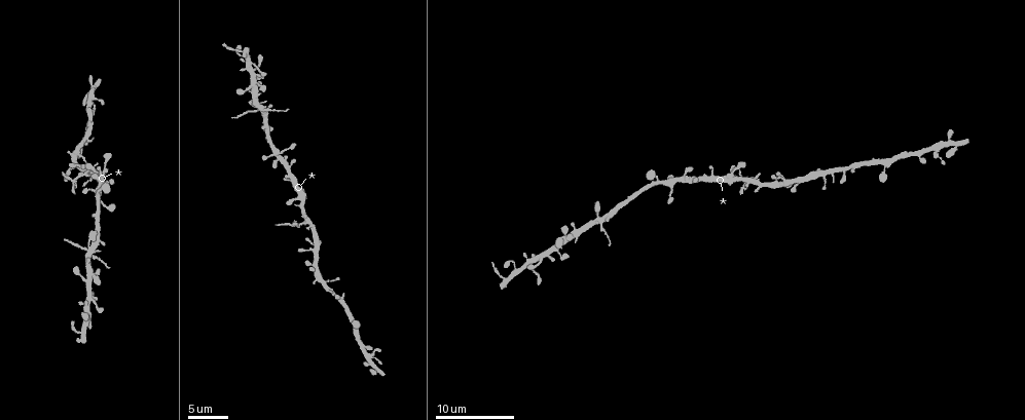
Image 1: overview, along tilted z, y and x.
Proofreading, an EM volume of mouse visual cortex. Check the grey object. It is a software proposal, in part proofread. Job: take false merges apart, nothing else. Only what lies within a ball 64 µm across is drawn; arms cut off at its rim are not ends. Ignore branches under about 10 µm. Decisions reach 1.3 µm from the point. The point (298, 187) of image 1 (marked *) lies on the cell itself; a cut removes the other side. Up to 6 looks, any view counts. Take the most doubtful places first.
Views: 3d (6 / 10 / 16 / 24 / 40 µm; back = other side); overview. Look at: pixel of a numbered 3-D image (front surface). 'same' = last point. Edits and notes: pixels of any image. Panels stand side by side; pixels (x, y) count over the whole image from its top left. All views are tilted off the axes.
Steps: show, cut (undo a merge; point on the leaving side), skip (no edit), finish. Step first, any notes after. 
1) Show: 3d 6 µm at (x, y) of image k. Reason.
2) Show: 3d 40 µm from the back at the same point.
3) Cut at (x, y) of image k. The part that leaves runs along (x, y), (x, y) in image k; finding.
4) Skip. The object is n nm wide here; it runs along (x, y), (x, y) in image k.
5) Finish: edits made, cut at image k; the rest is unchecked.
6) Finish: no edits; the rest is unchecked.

Show: 3d 16 µm at (86, 278) of image 1. Four arms meet.

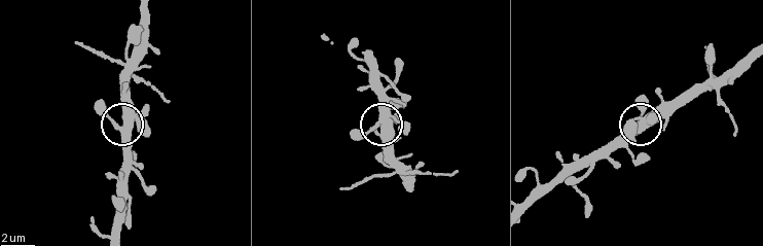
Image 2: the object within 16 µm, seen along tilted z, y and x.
Skip. It runs along (143, 15), (128, 75), (123, 125), (129, 144), (126, 159) in image 2; all the same cell.

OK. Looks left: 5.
Show: 3d 10 µm at (845, 169) of image 1. Side arm on a straight run.

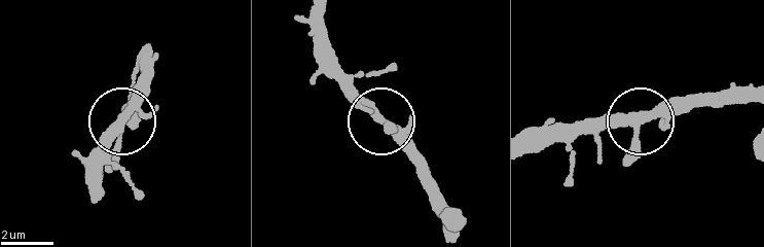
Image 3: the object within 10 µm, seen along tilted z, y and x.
Show: 3d 6 µm at (379, 116) of image 3.

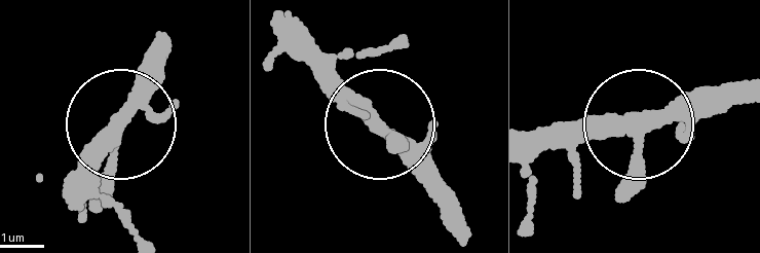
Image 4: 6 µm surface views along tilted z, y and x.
Skip. 3 arms meet here; continuous, no second cell.

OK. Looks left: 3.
Show: 3d 16 µm at (756, 178) of image 1. Four arms meet.

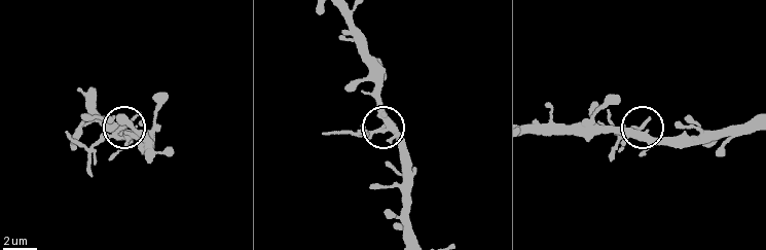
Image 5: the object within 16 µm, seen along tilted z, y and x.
Show: 3d 6 µm at (644, 133) of image 5.

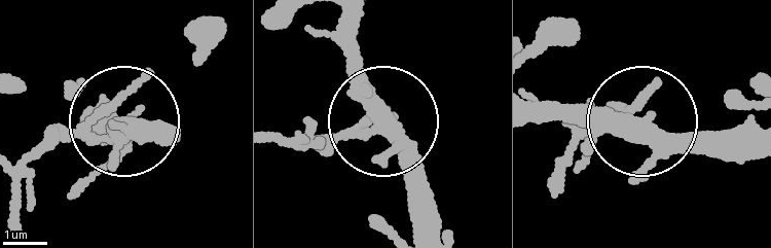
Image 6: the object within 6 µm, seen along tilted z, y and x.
Skip. 4 arms meet here; it runs along (342, 13), (352, 87), (435, 205) in image 6; all the same cell.

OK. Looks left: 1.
Finish: no edits; the rest is unchecked.

